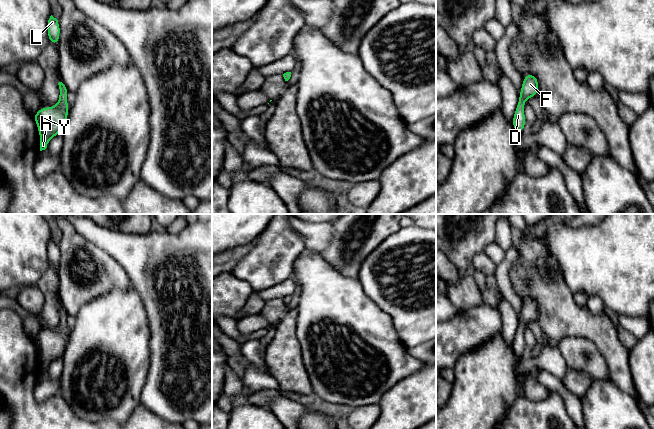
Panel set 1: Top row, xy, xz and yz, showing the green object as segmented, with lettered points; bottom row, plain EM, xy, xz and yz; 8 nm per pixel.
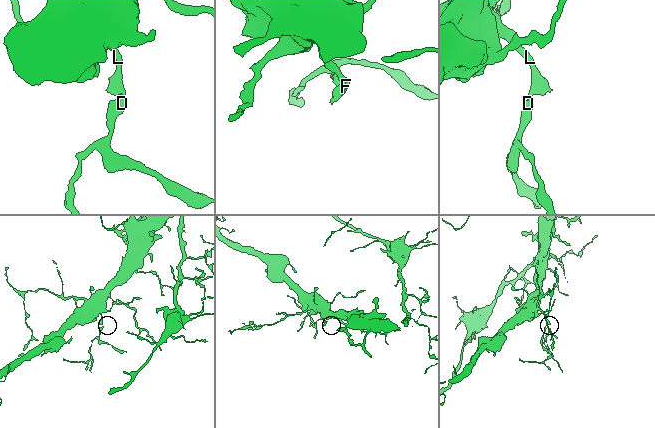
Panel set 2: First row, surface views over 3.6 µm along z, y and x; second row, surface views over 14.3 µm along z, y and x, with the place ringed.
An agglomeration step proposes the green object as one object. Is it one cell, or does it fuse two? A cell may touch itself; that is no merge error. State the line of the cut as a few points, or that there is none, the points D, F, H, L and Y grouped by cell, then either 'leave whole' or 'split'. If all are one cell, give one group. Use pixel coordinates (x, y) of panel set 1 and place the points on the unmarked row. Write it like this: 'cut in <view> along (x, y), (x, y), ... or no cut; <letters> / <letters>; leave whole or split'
no cut; D F H L Y; leave whole

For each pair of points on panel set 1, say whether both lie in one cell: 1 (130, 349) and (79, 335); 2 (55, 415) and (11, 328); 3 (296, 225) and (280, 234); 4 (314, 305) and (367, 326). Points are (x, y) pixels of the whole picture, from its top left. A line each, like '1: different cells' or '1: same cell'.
1: same cell
2: same cell
3: different cells
4: same cell

